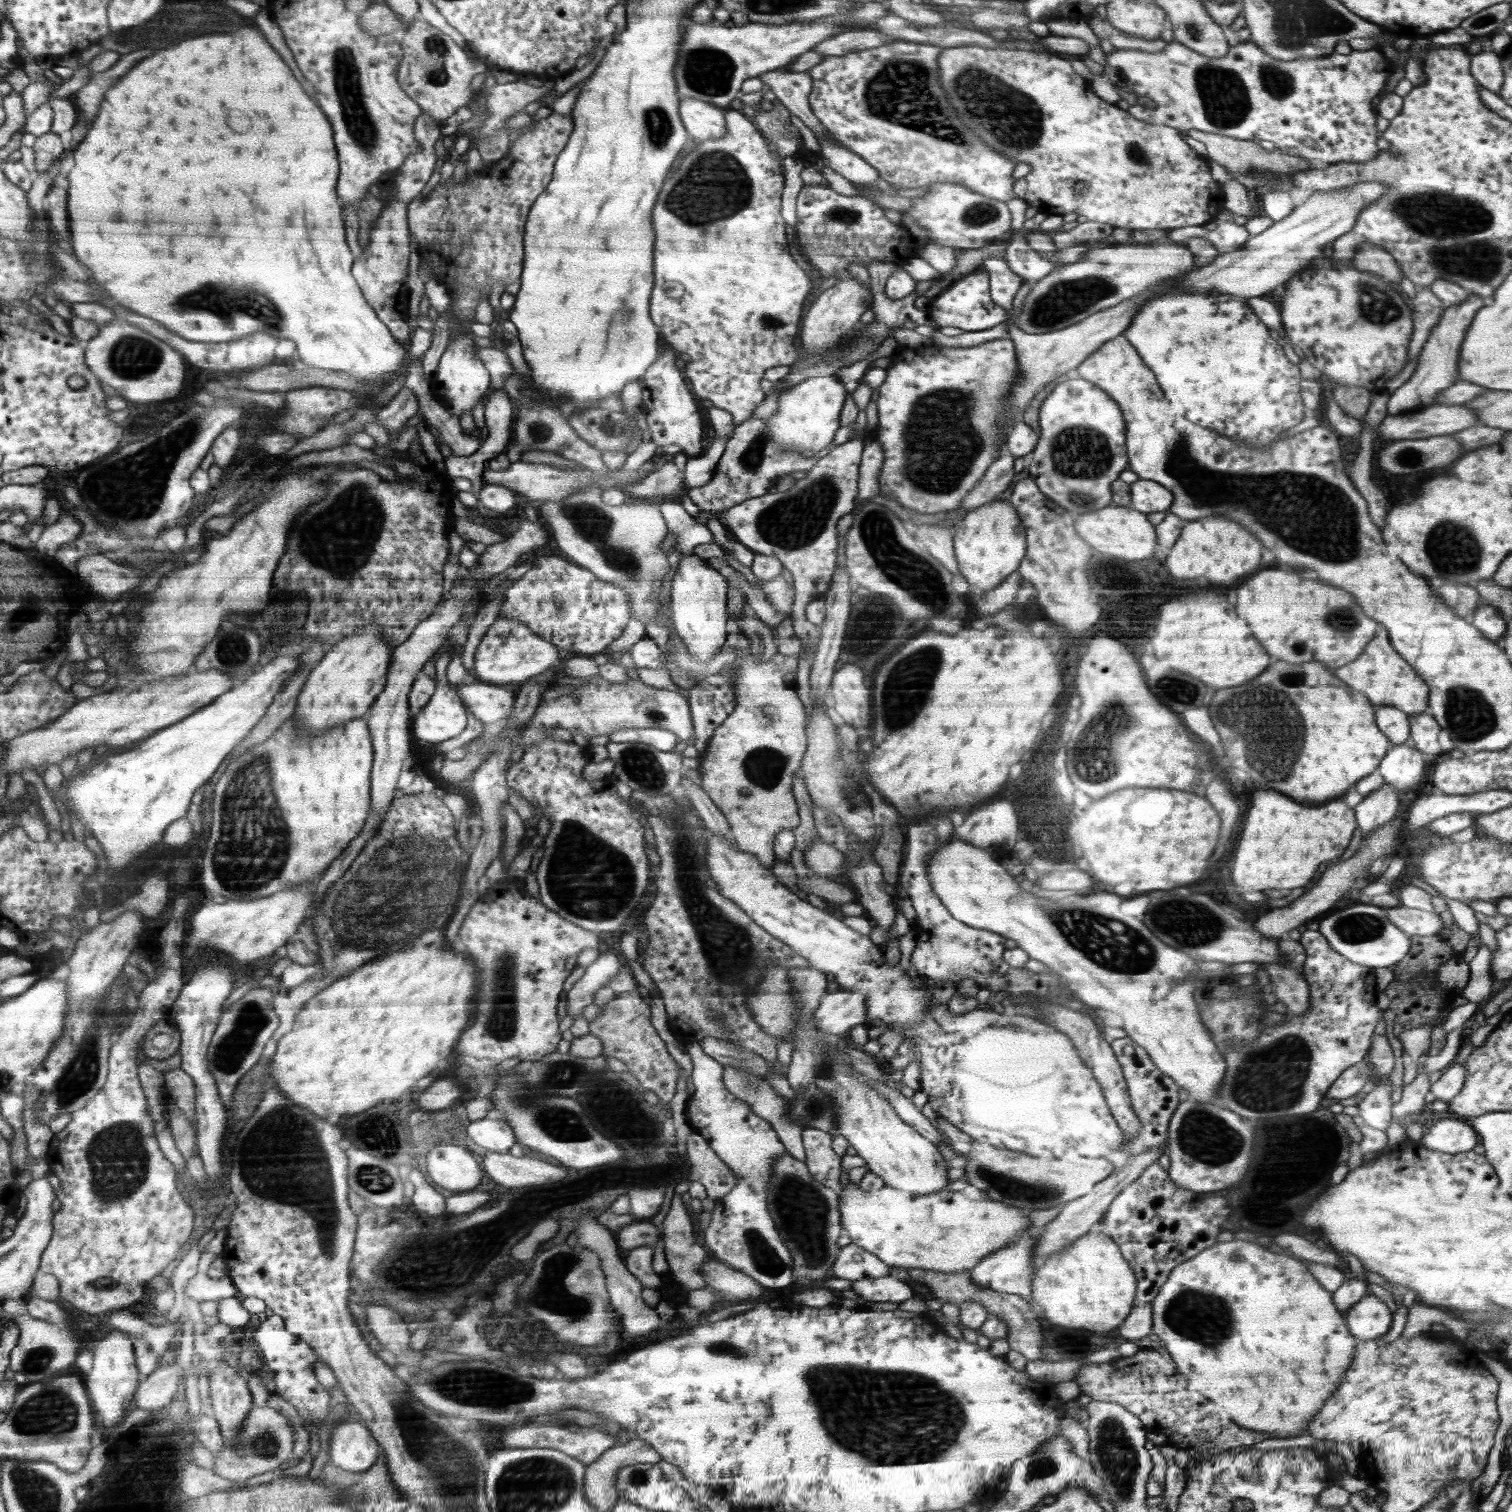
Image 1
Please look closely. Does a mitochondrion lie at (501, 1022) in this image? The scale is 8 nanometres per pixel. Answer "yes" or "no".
yes

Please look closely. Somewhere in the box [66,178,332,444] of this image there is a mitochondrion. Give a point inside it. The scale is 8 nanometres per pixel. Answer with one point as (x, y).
(260, 305)

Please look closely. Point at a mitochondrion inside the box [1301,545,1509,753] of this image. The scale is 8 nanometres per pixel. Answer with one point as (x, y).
(1467, 711)

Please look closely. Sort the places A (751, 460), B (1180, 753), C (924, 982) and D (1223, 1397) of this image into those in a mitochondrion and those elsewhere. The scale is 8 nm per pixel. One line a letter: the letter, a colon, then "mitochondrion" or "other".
A: mitochondrion
B: other
C: other
D: other

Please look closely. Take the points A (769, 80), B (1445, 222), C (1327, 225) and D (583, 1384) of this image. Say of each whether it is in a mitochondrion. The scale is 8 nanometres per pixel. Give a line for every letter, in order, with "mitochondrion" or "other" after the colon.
A: other
B: mitochondrion
C: other
D: other

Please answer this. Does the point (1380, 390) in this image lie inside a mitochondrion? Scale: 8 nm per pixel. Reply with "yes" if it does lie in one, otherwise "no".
no

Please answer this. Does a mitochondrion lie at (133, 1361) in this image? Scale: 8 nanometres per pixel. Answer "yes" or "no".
no

